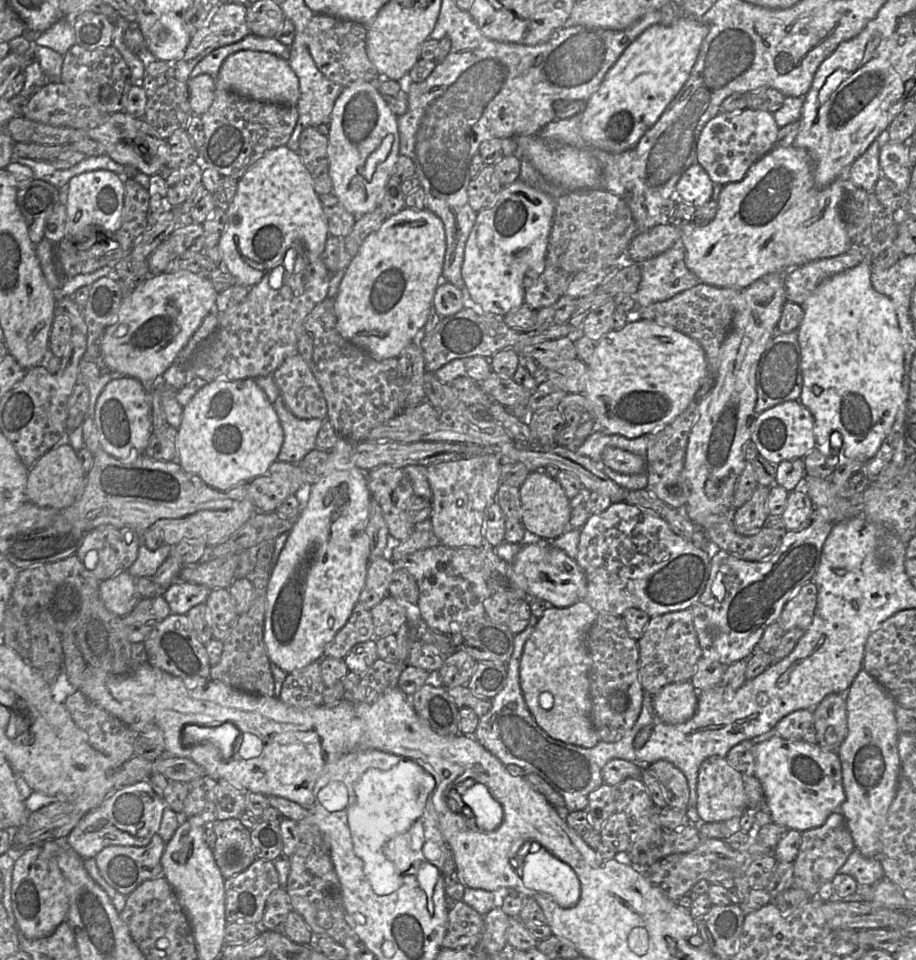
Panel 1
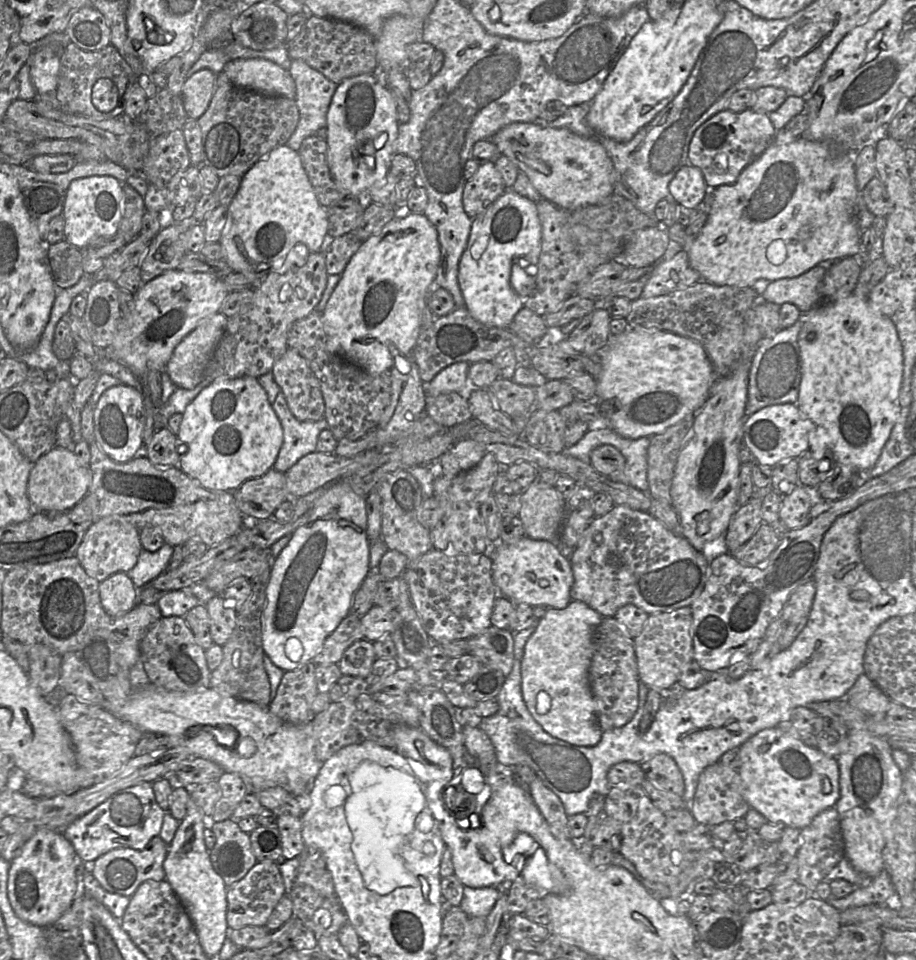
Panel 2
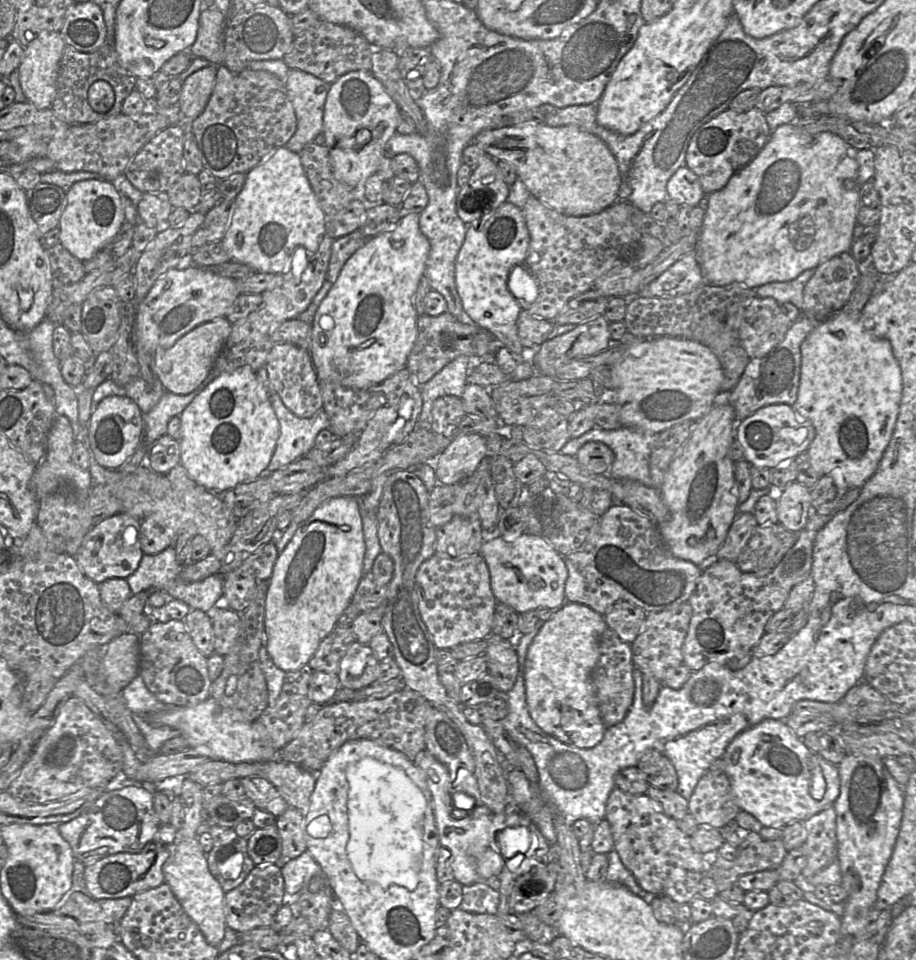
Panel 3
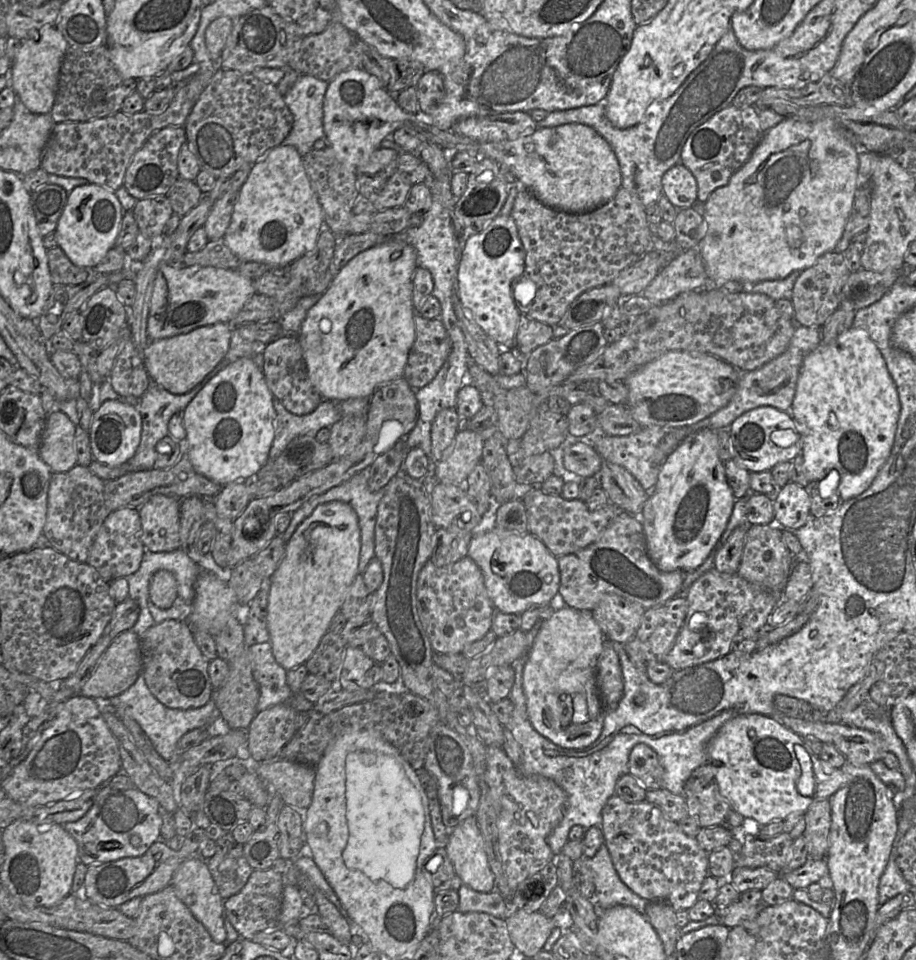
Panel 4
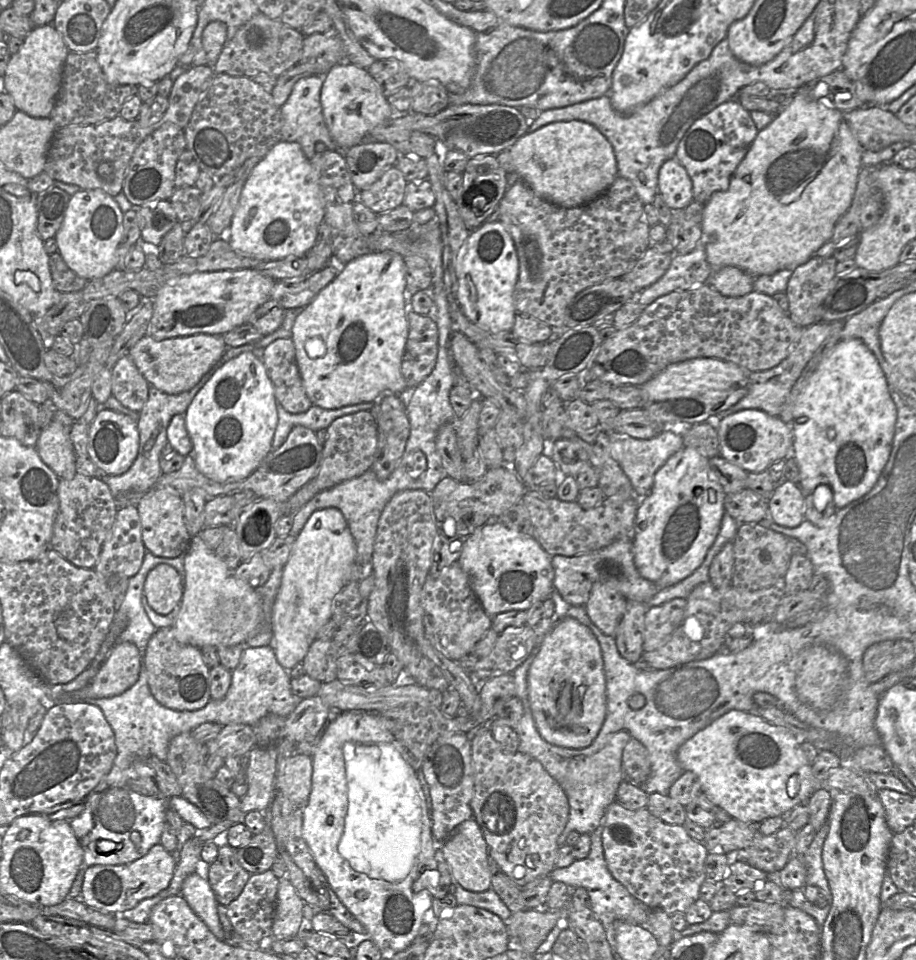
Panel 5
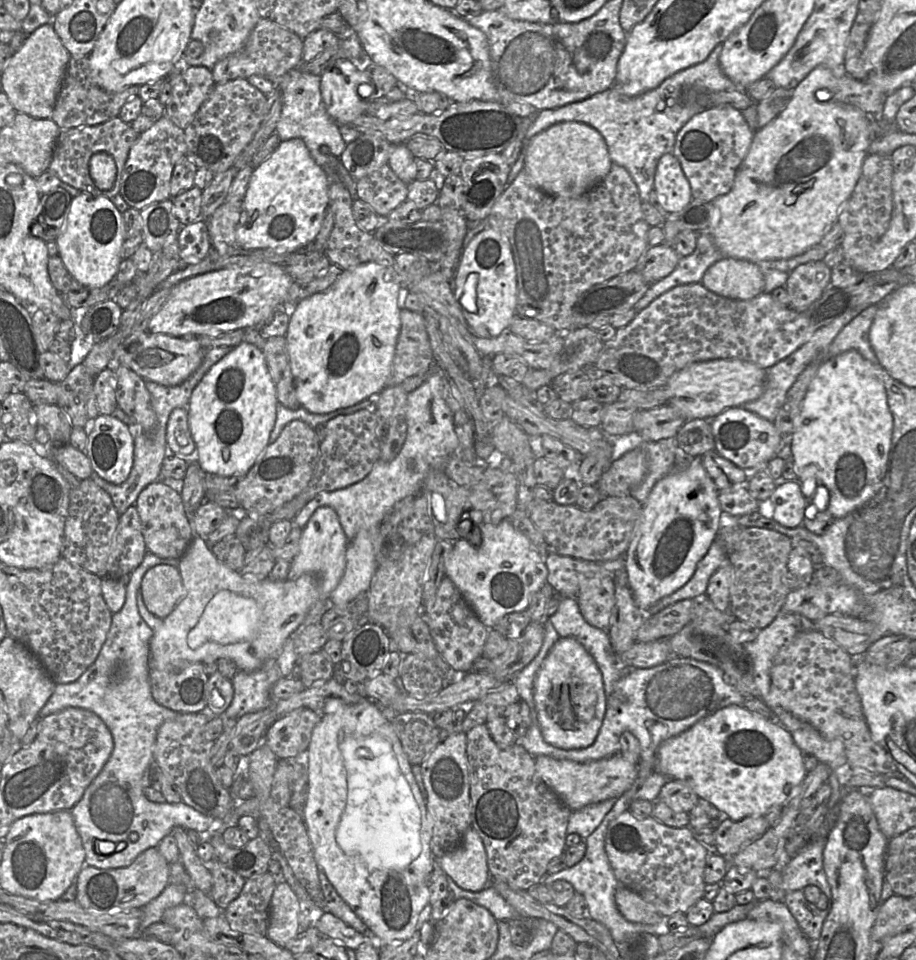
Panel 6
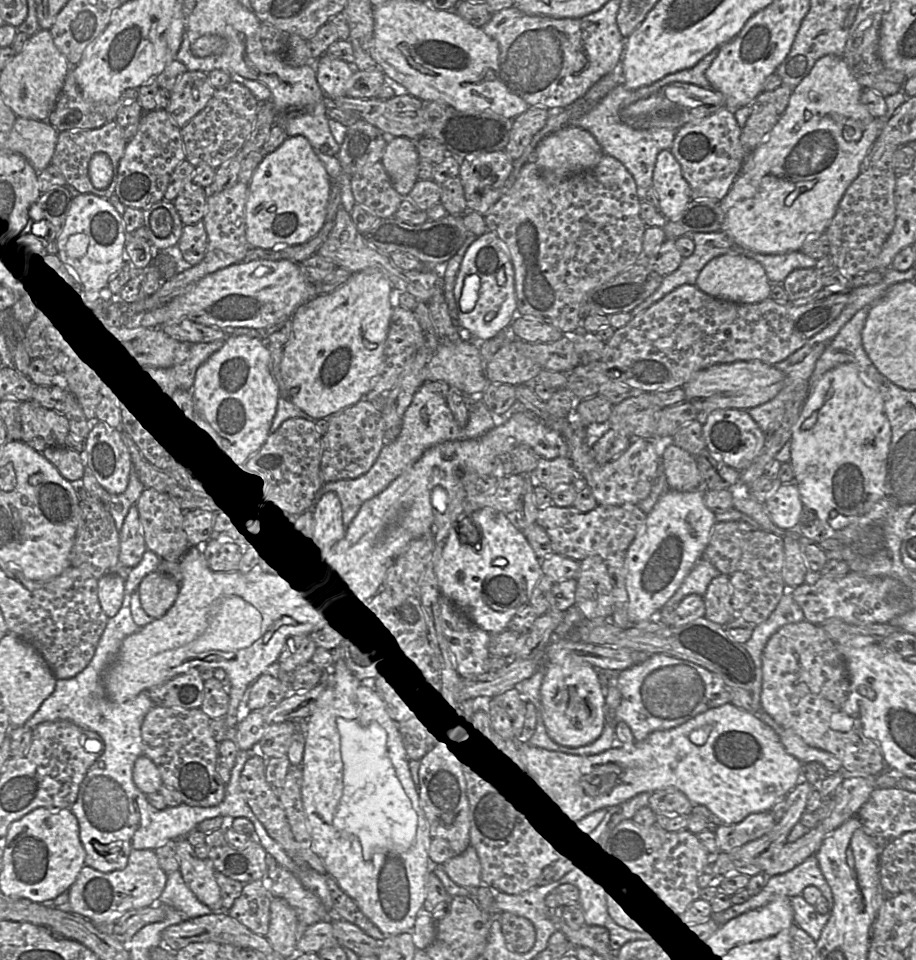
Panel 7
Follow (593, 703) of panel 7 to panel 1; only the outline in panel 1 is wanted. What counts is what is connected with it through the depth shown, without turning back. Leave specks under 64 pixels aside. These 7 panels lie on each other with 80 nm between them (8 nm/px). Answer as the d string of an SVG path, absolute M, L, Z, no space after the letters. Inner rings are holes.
M583 600L565 608L548 607L526 642L520 661L521 690L536 723L553 739L584 748L600 741L591 720L591 656L587 646L588 631L597 615Z

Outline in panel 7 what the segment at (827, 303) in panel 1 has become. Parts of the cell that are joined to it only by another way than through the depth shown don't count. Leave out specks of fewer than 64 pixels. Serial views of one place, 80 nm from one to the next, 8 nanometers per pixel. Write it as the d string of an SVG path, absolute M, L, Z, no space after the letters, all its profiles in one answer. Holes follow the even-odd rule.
M843 363L825 372L807 398L790 440L794 483L805 508L815 511L835 531L869 512L884 495L891 436L881 394L864 383L854 364Z

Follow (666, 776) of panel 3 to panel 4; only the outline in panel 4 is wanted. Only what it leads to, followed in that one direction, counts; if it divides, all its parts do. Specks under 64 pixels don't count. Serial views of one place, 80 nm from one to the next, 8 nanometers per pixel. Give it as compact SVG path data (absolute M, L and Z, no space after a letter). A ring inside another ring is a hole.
M636 744L629 754L629 774L634 776L648 790L661 789L664 769L657 754L646 744Z

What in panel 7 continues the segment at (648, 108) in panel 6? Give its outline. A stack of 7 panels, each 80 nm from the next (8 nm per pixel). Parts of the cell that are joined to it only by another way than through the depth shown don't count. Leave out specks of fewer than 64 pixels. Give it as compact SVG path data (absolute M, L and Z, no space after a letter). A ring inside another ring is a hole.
M720 47L715 48L711 53L706 55L695 66L668 74L652 85L644 86L636 90L630 90L623 84L617 85L612 89L591 111L584 114L578 119L570 121L569 110L550 111L549 117L544 127L538 131L527 147L536 148L537 144L548 134L553 133L563 127L579 127L590 132L602 147L604 154L609 155L620 161L633 176L637 196L641 202L647 203L647 191L652 186L653 171L658 154L662 150L670 150L672 147L676 131L667 128L652 128L647 130L637 130L624 124L619 116L619 112L625 106L632 104L640 99L649 97L658 92L664 86L675 83L690 83L703 88L711 88L705 73L711 66L713 60L719 54Z

